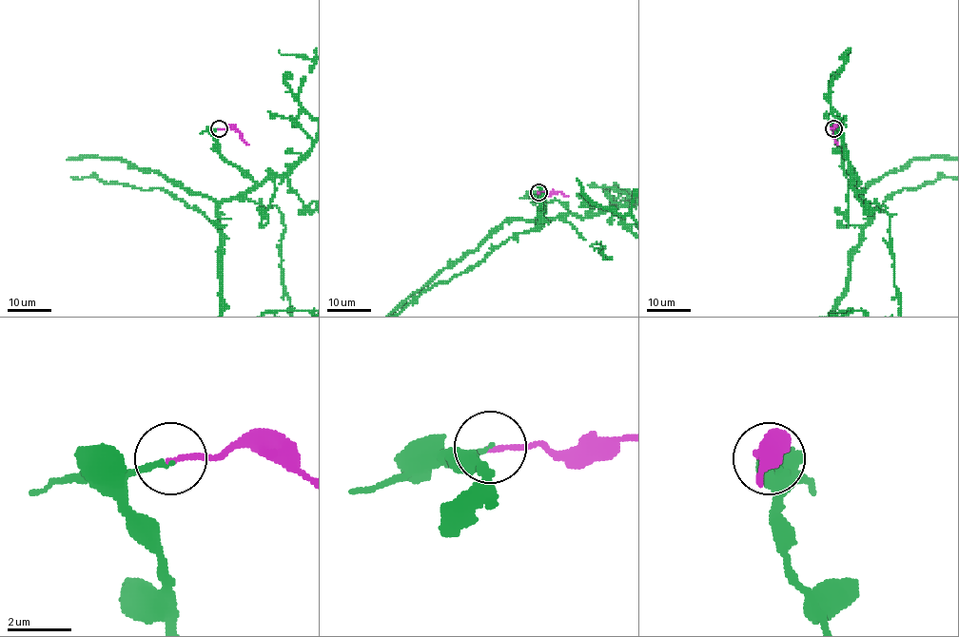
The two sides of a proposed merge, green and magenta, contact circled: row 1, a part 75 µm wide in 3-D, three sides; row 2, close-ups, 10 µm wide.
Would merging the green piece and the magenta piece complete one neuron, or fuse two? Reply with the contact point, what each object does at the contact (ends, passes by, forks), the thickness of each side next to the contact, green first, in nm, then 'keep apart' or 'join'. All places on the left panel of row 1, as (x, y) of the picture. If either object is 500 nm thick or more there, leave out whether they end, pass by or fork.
(219, 128) | green ends | magenta ends | 140/180 nm | join

